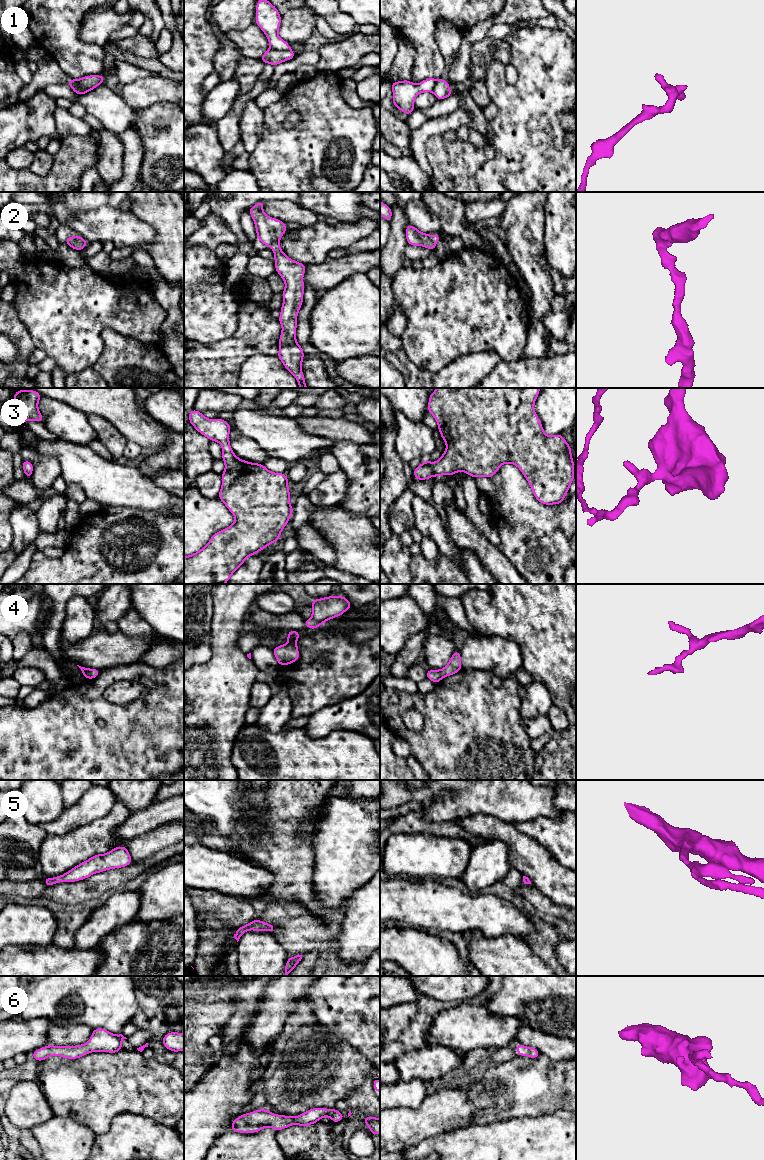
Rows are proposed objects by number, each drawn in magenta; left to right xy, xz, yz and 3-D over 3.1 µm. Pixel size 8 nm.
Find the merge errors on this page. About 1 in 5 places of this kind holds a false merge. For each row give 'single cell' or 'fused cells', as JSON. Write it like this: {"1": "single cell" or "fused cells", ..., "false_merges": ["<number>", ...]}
{"1": "fused cells", "2": "single cell", "3": "single cell", "4": "single cell", "5": "single cell", "6": "single cell", "false_merges": ["1"]}

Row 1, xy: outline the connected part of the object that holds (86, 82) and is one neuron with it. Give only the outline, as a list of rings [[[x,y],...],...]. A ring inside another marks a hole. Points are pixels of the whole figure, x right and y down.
[[[89,75],[82,77],[80,79],[77,79],[76,83],[78,86],[88,89],[90,87],[97,87],[100,84],[104,83],[105,78],[102,75]]]

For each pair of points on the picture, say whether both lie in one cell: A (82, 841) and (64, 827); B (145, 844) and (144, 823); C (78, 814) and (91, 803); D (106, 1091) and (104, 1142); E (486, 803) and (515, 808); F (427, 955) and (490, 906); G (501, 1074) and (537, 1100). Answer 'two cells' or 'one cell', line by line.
A: two cells
B: two cells
C: one cell
D: two cells
E: one cell
F: two cells
G: one cell

